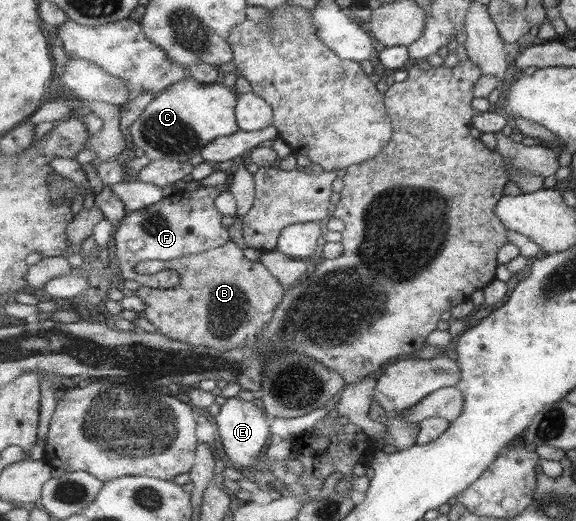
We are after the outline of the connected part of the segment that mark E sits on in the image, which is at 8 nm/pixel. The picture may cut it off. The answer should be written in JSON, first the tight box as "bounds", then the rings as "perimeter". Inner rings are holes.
{"bounds":[215,396,271,468],"perimeter":[[[234,396],[223,401],[223,407],[215,419],[221,444],[232,463],[240,465],[242,468],[254,467],[267,447],[266,443],[271,434],[271,417],[262,409],[258,409],[254,403],[242,401],[240,397]]]}

